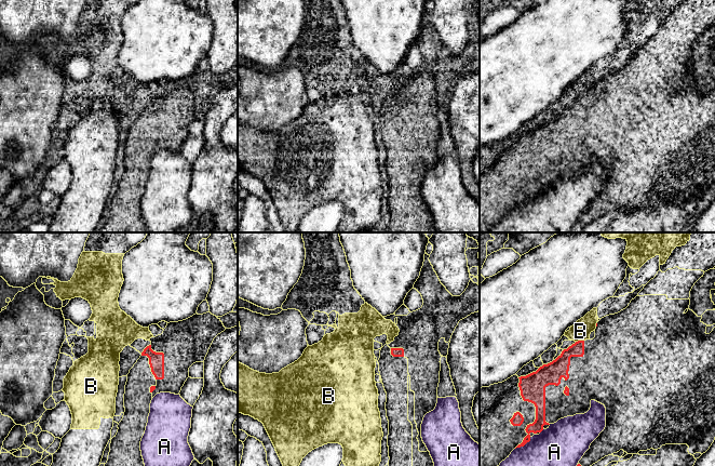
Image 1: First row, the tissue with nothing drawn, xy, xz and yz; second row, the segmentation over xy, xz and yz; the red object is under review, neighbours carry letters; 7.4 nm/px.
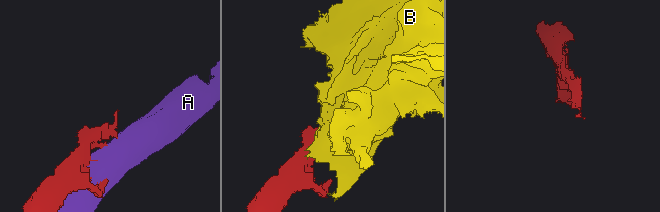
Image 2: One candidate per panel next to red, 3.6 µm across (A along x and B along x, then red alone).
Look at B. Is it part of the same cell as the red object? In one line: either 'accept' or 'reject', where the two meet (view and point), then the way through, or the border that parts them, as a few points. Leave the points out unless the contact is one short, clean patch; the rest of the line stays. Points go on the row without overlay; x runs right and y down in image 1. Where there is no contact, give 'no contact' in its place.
reject | yz (579, 98) | along yz (583, 97), (576, 100)

